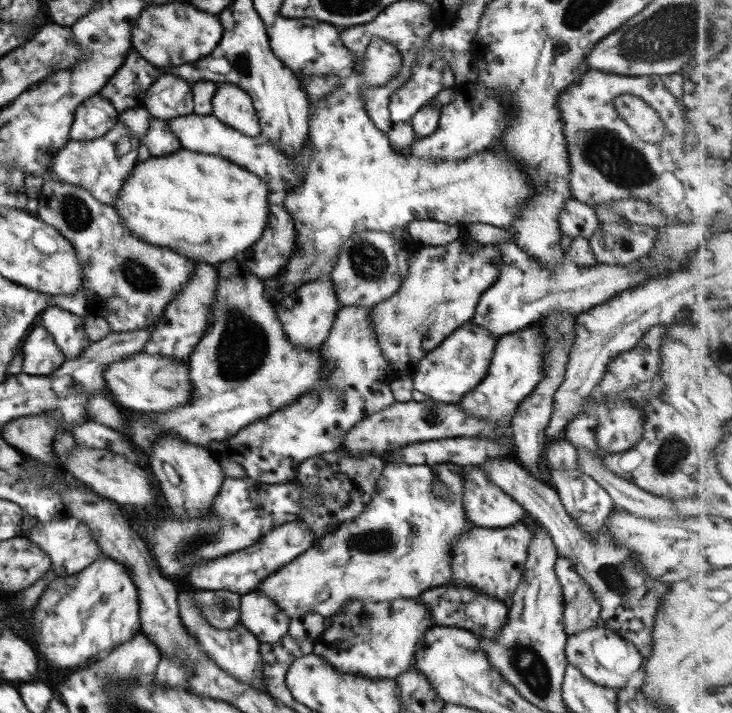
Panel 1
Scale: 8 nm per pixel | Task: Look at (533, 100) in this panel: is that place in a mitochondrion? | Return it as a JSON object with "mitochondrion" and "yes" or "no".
{"mitochondrion":"no"}

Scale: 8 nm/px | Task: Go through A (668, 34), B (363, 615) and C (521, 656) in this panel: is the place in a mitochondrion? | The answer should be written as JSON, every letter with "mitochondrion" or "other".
{"A":"mitochondrion","B":"other","C":"mitochondrion"}

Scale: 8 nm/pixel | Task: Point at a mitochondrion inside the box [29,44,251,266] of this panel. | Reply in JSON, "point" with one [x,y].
{"point":[76,214]}

